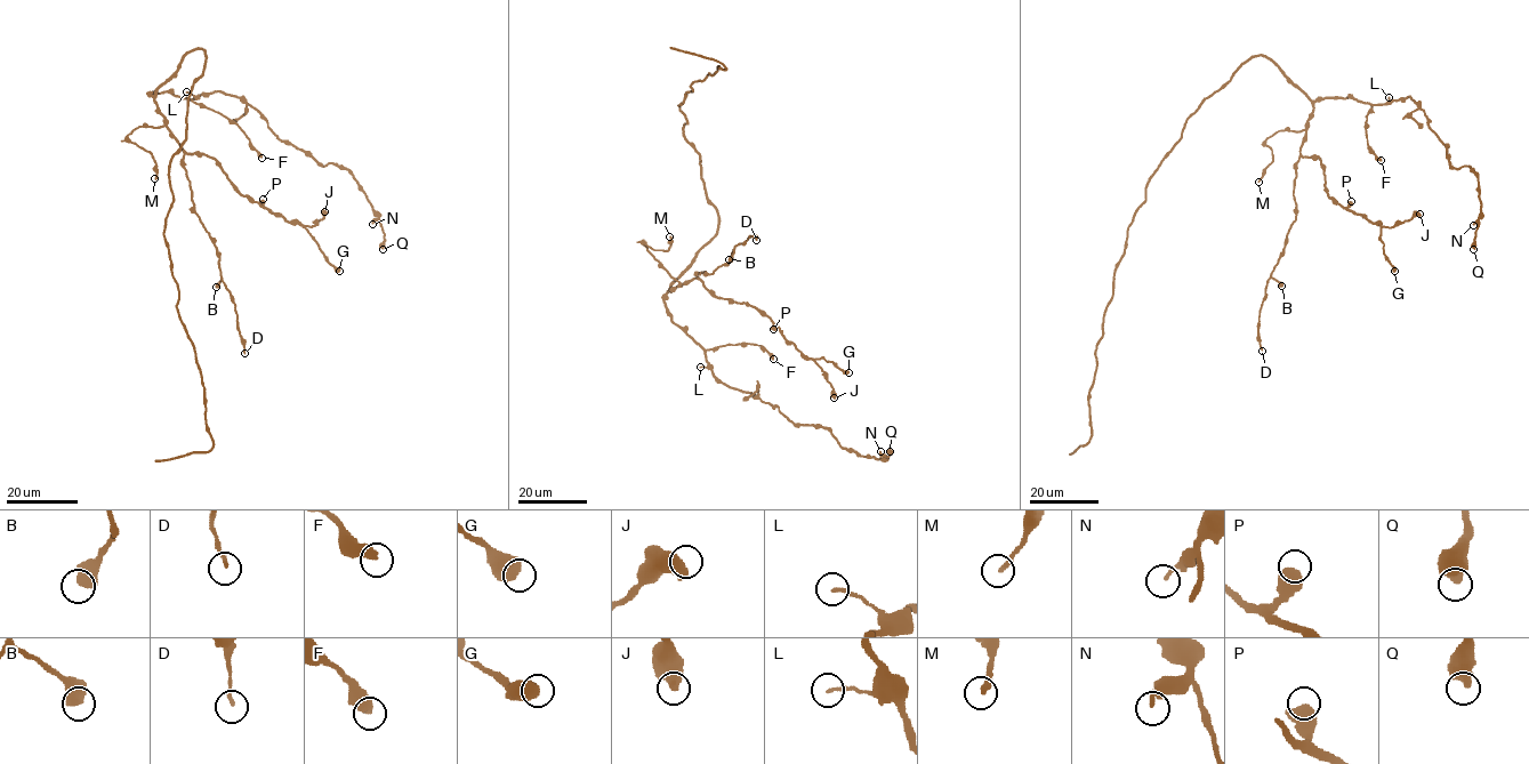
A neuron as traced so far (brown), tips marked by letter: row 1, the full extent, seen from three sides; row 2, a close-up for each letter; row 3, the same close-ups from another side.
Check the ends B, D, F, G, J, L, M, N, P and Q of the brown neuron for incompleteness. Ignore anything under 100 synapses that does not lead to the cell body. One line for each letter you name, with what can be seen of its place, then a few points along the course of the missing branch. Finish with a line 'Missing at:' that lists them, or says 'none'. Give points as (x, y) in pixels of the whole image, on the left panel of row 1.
Missing at: none

